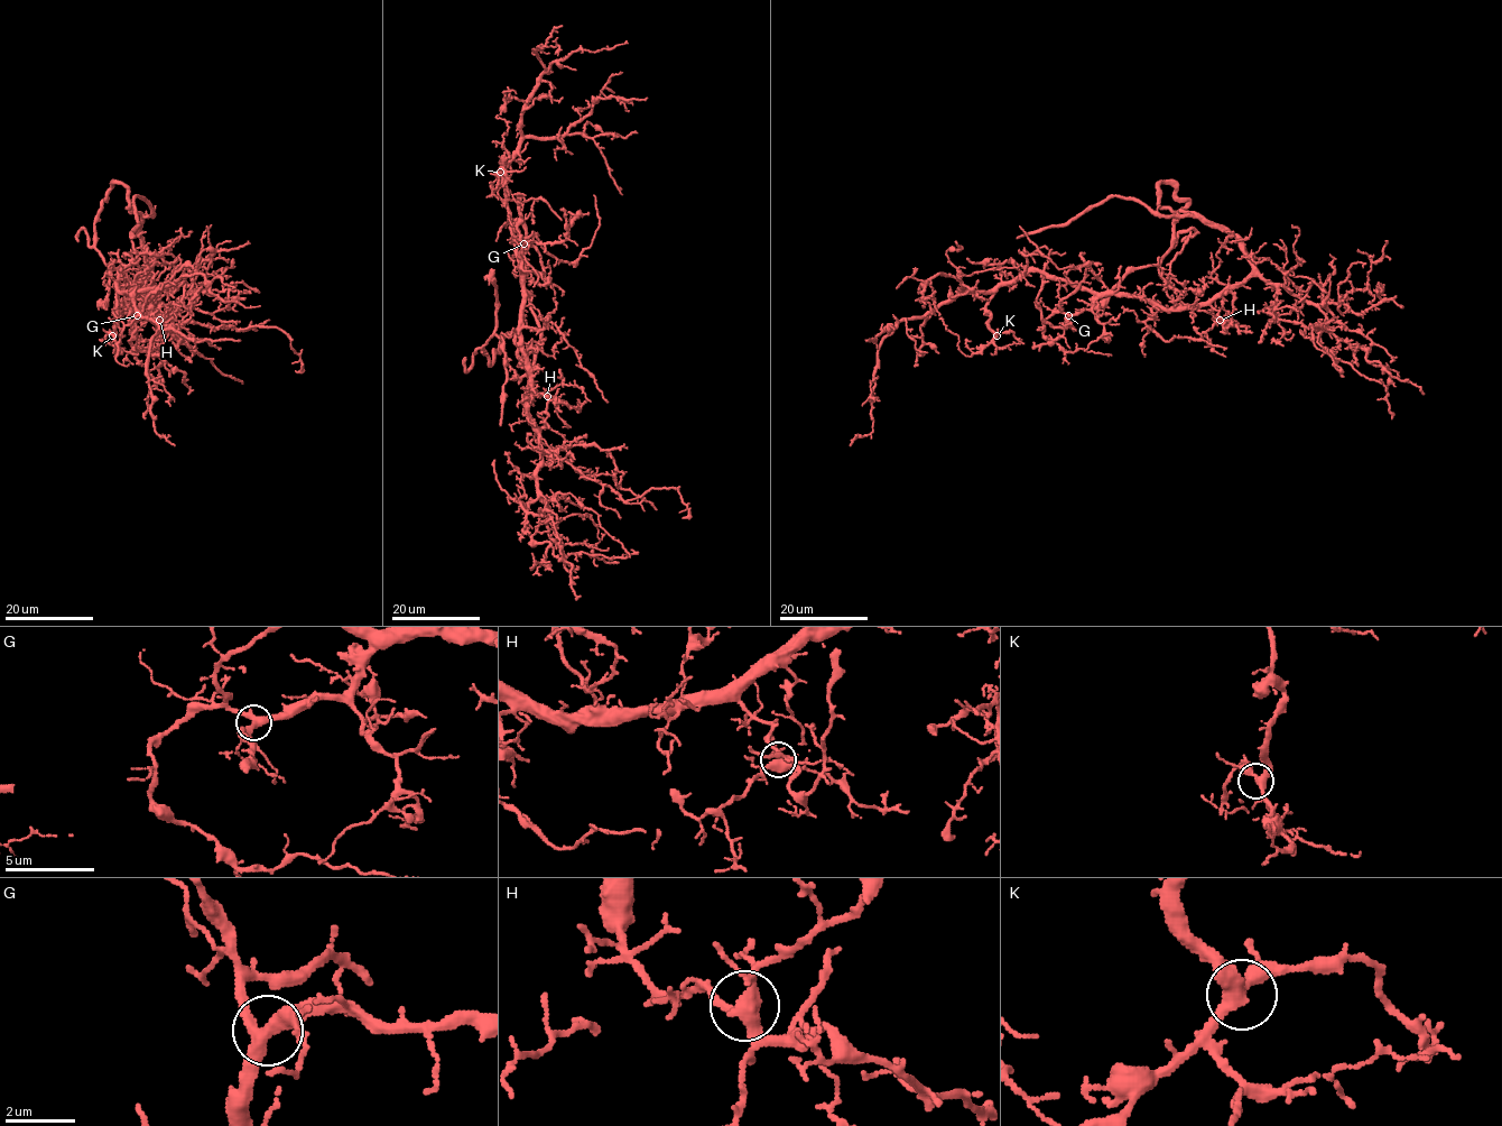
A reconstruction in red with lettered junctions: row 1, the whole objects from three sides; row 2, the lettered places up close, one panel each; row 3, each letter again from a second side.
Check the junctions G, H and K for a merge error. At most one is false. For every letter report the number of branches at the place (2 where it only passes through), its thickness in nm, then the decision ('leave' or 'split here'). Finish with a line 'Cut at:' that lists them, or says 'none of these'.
G: 3 branches meet; 360 nm thick; leave
H: 3 branches meet; 360 nm thick; leave
K: 3 branches meet; 360 nm thick; leave
Cut at: none of these

